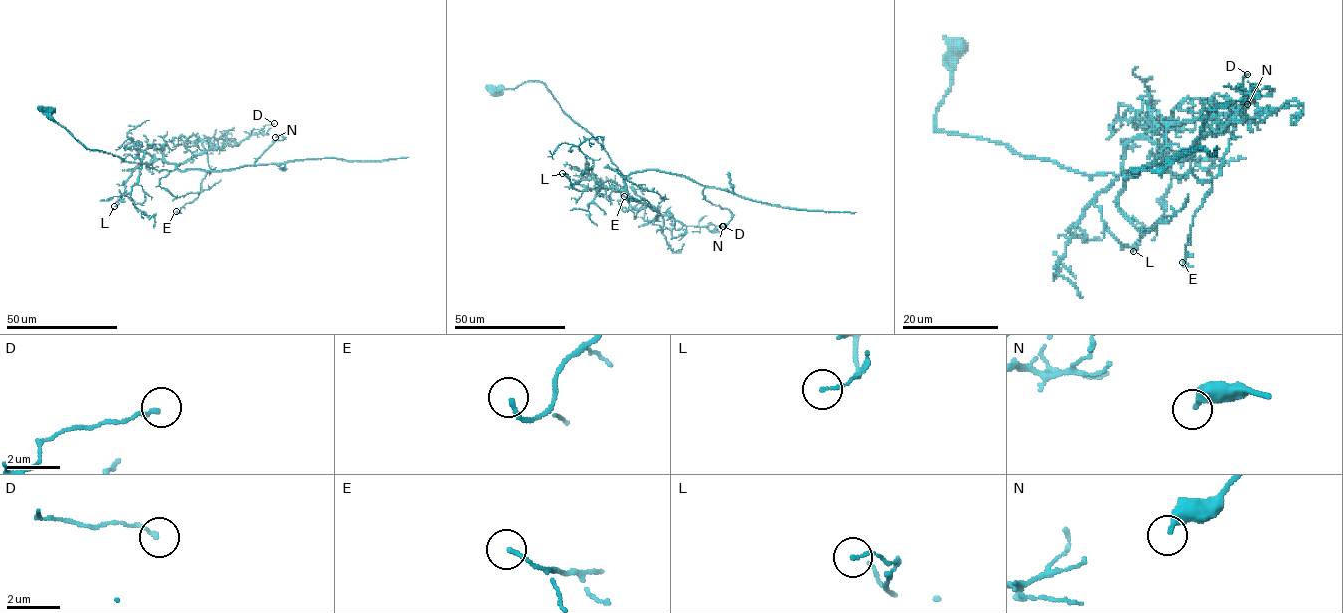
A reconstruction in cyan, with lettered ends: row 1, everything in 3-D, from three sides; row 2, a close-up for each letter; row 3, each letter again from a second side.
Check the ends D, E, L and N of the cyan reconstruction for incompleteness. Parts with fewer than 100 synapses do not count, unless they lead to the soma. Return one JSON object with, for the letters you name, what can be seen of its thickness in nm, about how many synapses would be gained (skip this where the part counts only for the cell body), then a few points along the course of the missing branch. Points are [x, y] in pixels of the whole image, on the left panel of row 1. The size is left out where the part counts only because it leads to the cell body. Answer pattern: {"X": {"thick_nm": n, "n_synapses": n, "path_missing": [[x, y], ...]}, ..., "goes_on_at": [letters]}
{"goes_on_at": []}

